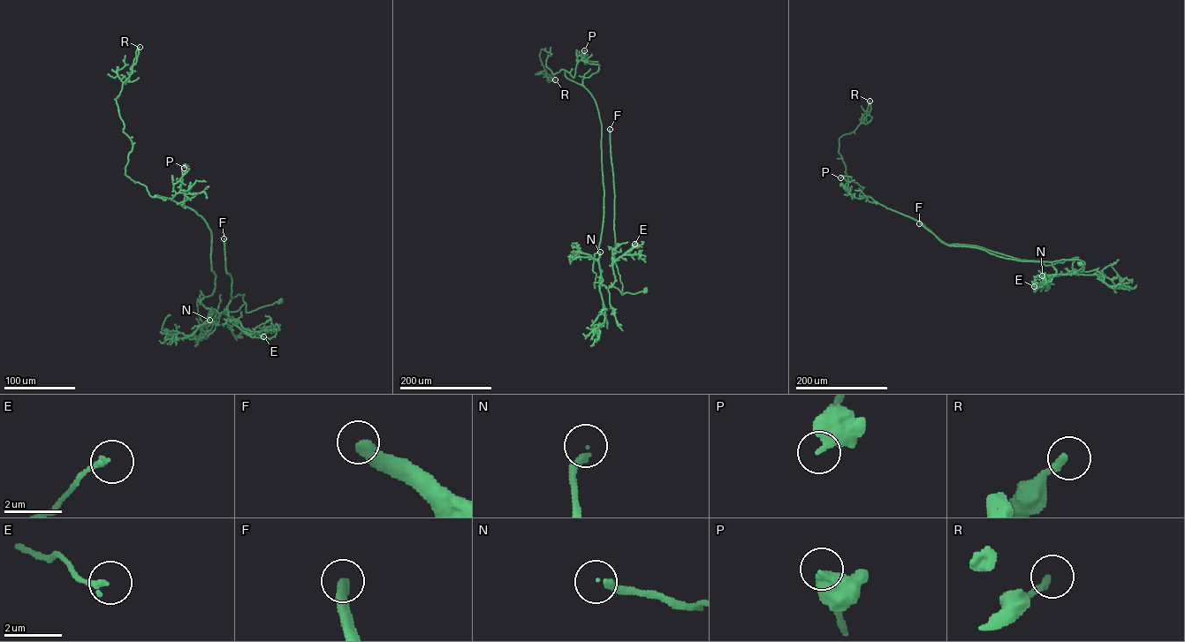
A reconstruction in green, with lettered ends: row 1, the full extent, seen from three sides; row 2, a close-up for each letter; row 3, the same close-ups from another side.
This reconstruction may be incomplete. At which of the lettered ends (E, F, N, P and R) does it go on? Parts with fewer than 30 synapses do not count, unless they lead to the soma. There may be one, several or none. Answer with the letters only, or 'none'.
F, N

